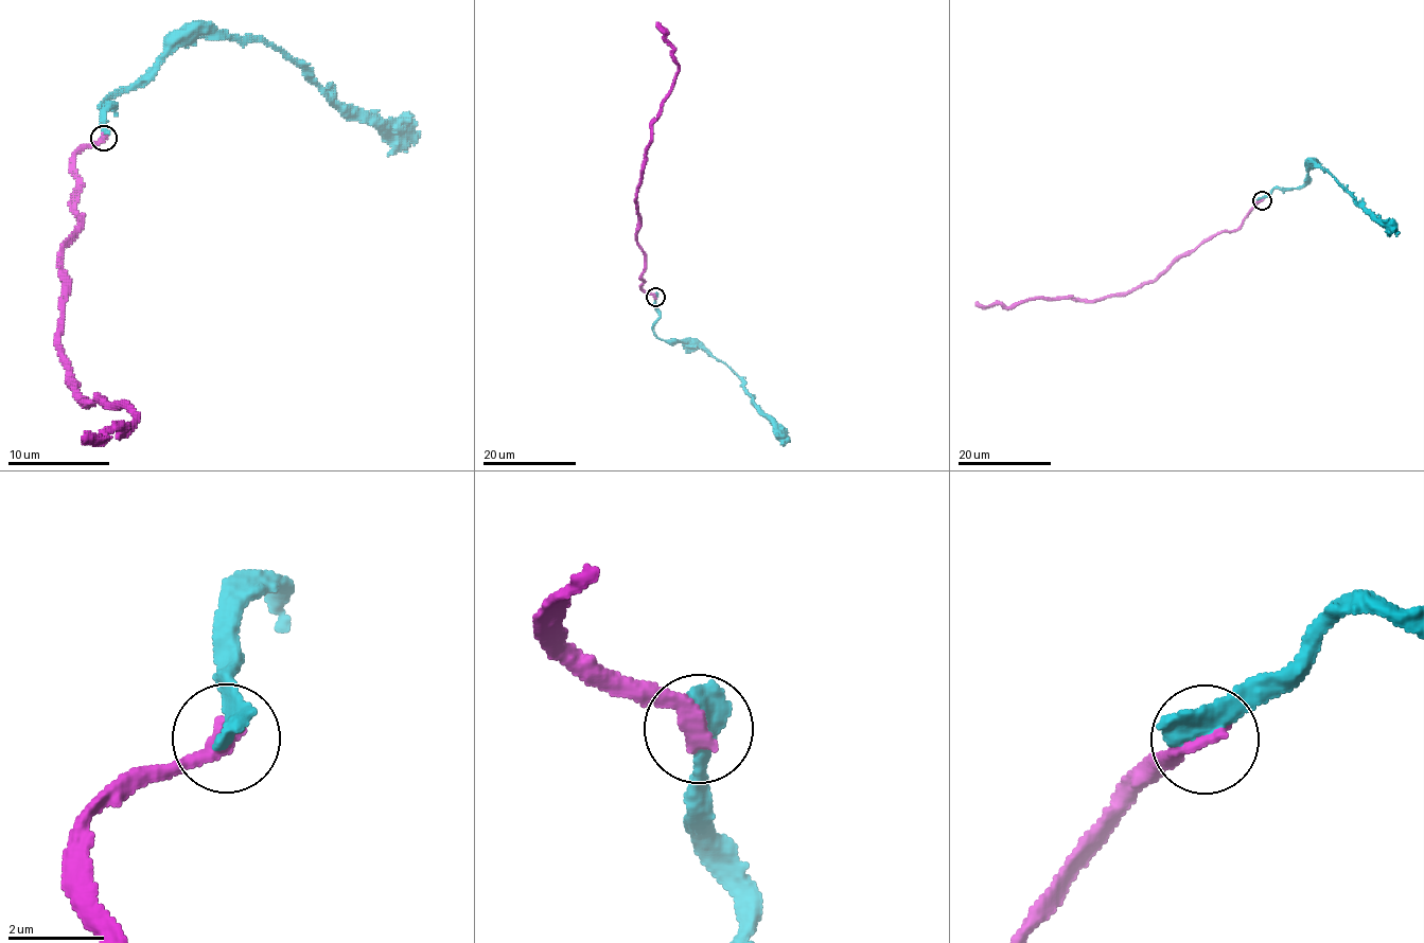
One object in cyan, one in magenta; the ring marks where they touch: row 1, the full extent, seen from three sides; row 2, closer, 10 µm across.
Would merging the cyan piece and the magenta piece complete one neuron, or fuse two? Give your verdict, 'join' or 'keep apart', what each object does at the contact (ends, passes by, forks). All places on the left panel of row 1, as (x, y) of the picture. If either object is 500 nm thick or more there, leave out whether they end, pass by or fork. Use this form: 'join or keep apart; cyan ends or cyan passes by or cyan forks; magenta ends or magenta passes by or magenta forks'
keep apart; cyan ends; magenta ends

